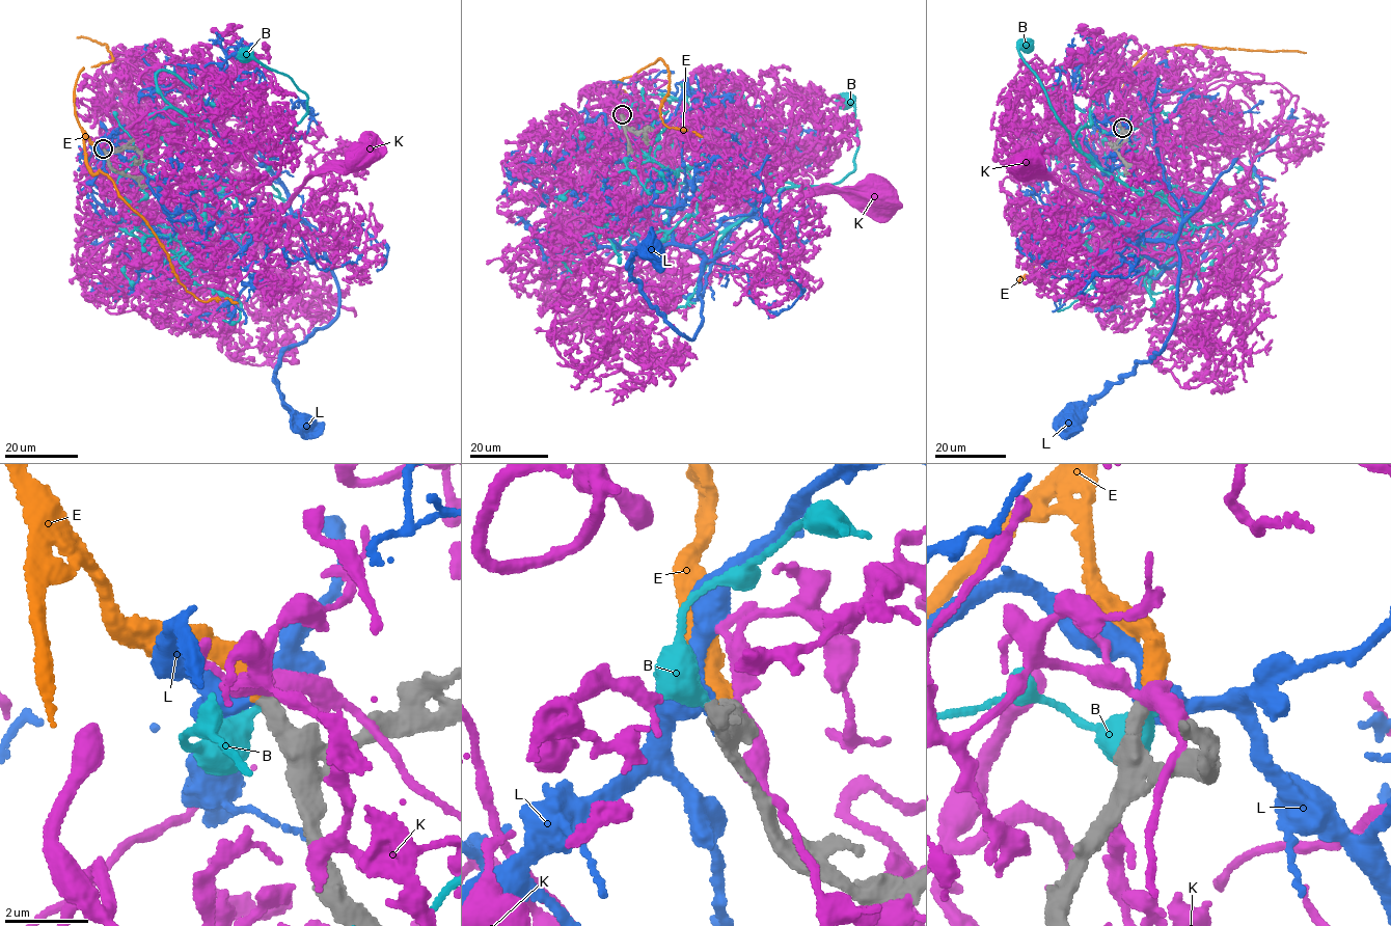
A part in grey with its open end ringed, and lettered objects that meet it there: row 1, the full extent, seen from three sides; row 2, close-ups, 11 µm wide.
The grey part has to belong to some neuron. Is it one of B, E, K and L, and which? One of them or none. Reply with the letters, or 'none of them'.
E

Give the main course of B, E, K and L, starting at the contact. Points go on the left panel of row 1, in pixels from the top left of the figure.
B: (103, 150), (142, 189), (144, 217), (167, 227), (218, 211), (306, 112), (291, 78), (245, 53)
E: (103, 150), (84, 140), (91, 172), (112, 180), (156, 236), (179, 283), (203, 301), (238, 302)
K: (104, 150), (149, 158), (136, 100), (189, 154), (184, 198), (230, 215), (288, 206), (363, 151)
L: (103, 150), (91, 195), (205, 256), (294, 216), (316, 234), (338, 310), (275, 374), (305, 423)

